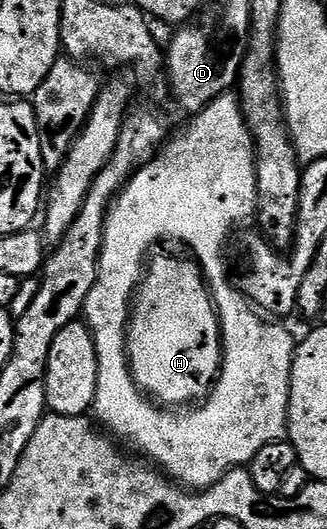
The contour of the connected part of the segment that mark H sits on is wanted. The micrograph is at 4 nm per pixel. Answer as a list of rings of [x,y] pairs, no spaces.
[[[171,254],[153,258],[146,267],[143,280],[139,283],[139,289],[135,291],[131,303],[127,323],[127,363],[131,366],[133,380],[148,399],[167,408],[183,408],[206,399],[211,393],[211,387],[215,385],[215,379],[219,377],[219,368],[223,364],[223,337],[219,331],[219,314],[215,311],[215,301],[211,299],[207,279],[204,278],[198,262],[190,257],[174,258]]]

